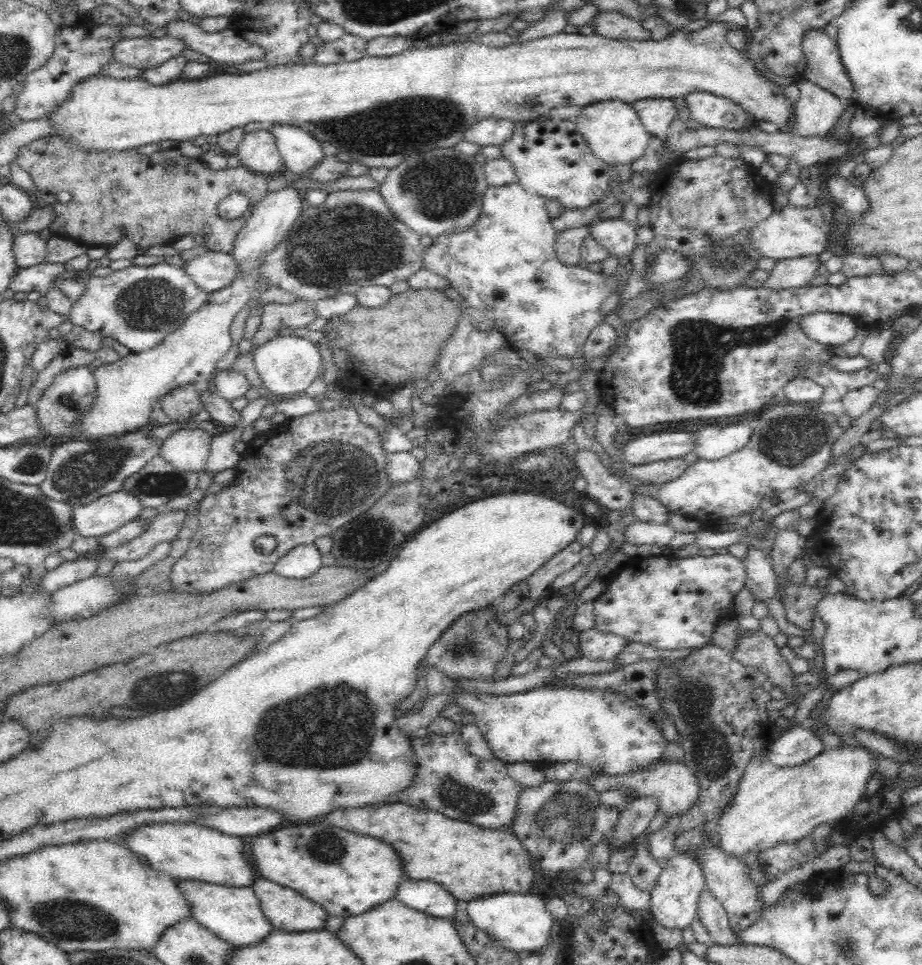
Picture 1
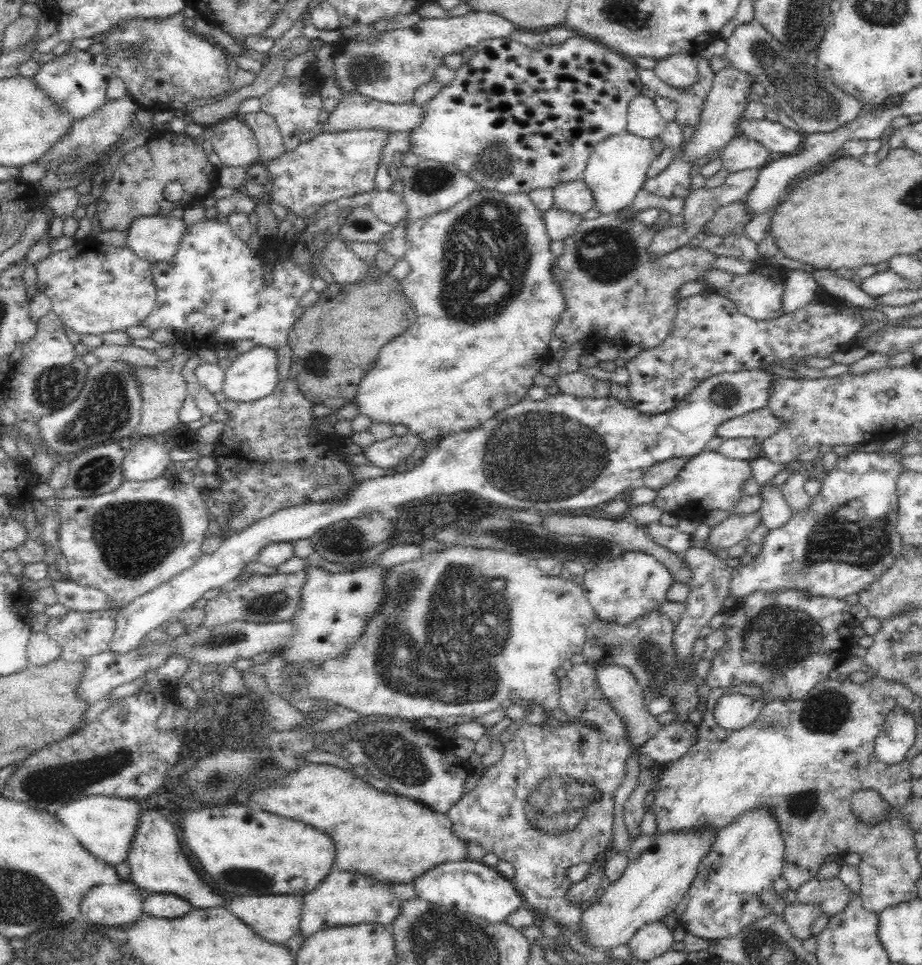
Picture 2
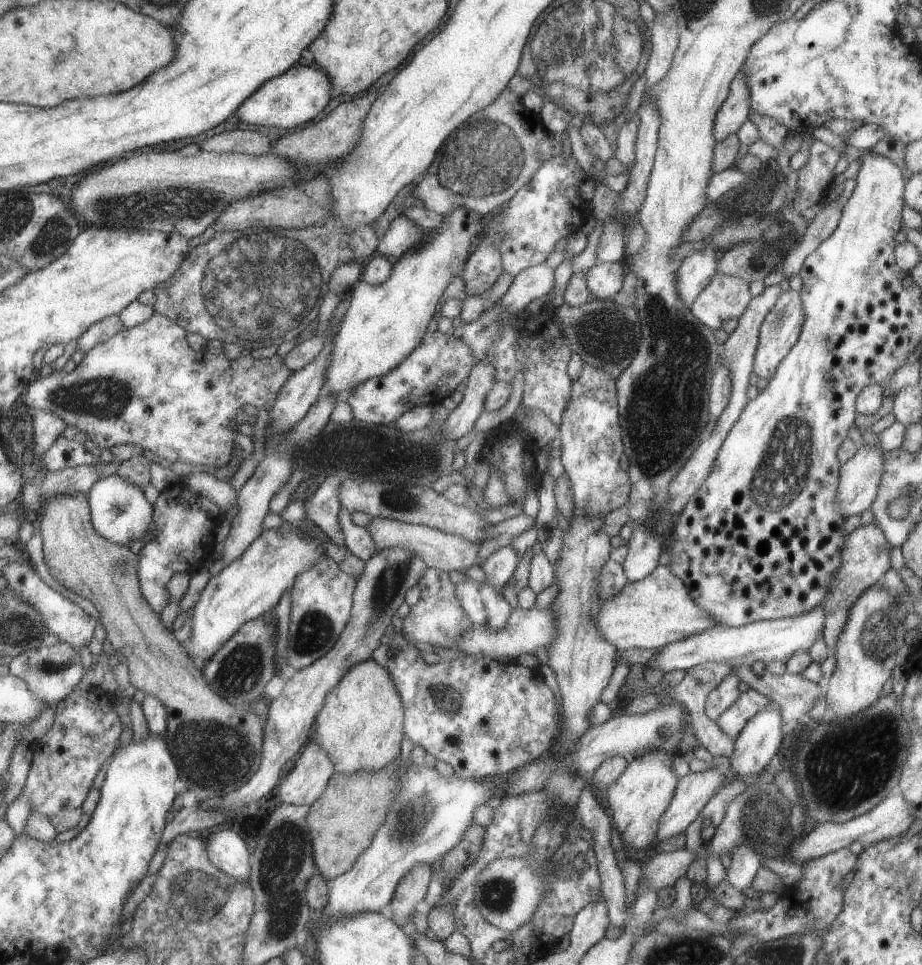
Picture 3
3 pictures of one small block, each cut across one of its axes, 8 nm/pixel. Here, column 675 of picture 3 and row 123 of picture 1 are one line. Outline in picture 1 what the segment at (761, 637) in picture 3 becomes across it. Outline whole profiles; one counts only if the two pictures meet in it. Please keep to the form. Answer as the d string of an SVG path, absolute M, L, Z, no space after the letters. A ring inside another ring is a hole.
M648 98L631 104L650 137L667 138L670 122L681 111L681 104L670 98Z

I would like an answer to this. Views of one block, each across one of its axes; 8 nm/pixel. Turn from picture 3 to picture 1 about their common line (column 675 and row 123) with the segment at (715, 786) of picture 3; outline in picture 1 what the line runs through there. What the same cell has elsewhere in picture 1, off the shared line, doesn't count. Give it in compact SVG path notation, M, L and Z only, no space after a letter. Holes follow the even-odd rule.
M806 78L798 81L797 86L800 97L794 103L788 126L779 131L803 138L824 137L844 114L844 102Z

